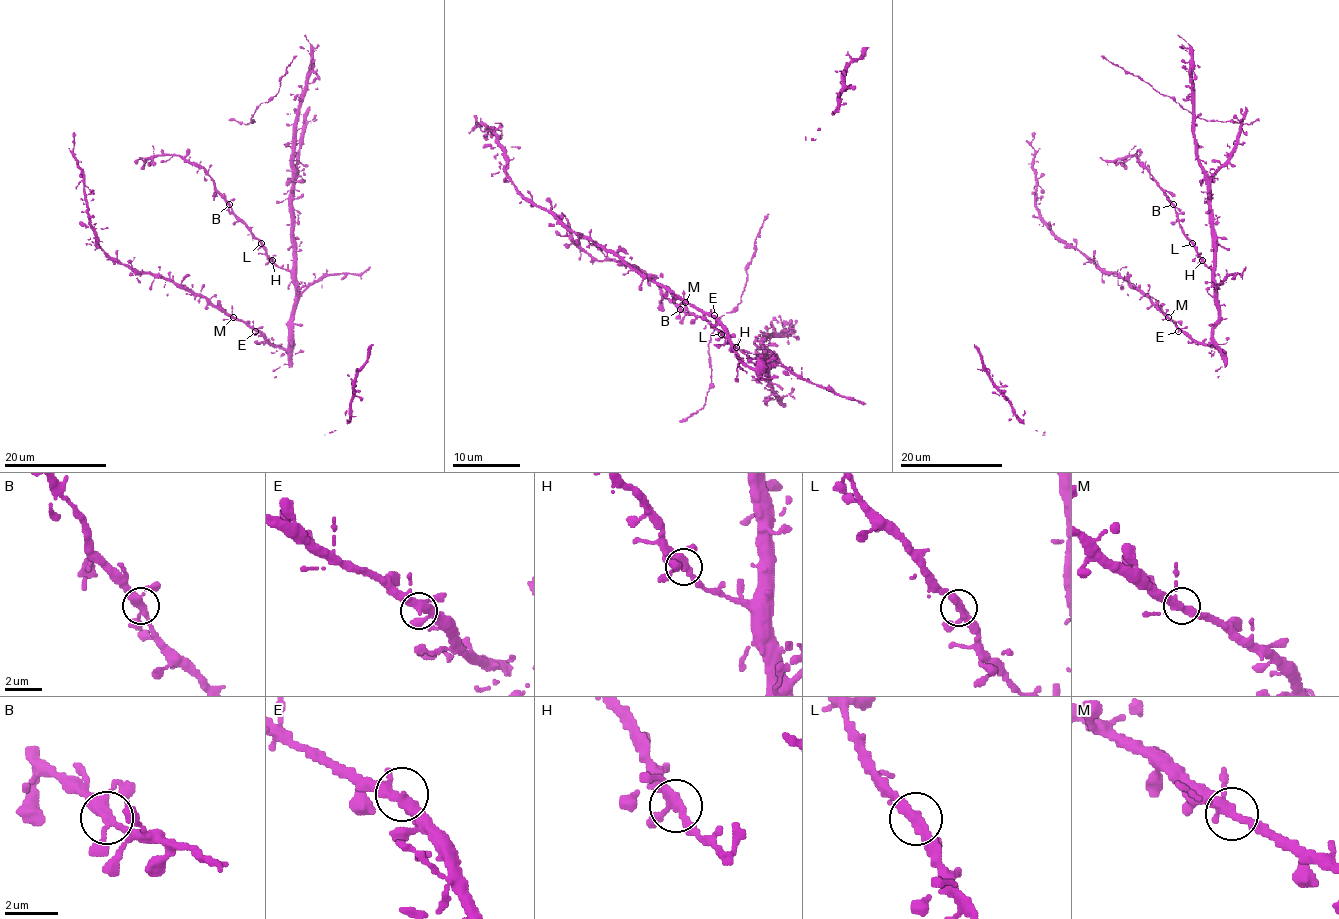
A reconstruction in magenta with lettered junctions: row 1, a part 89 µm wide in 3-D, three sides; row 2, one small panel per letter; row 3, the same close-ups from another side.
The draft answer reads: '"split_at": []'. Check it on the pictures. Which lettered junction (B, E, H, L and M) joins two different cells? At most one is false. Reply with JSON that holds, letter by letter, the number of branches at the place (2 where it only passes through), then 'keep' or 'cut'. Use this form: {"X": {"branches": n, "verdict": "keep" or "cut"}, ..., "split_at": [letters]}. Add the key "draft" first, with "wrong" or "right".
{"draft": "right", "B": {"branches": 4, "verdict": "keep"}, "E": {"branches": 4, "verdict": "keep"}, "H": {"branches": 4, "verdict": "keep"}, "L": {"branches": 3, "verdict": "keep"}, "M": {"branches": 3, "verdict": "keep"}, "split_at": []}

